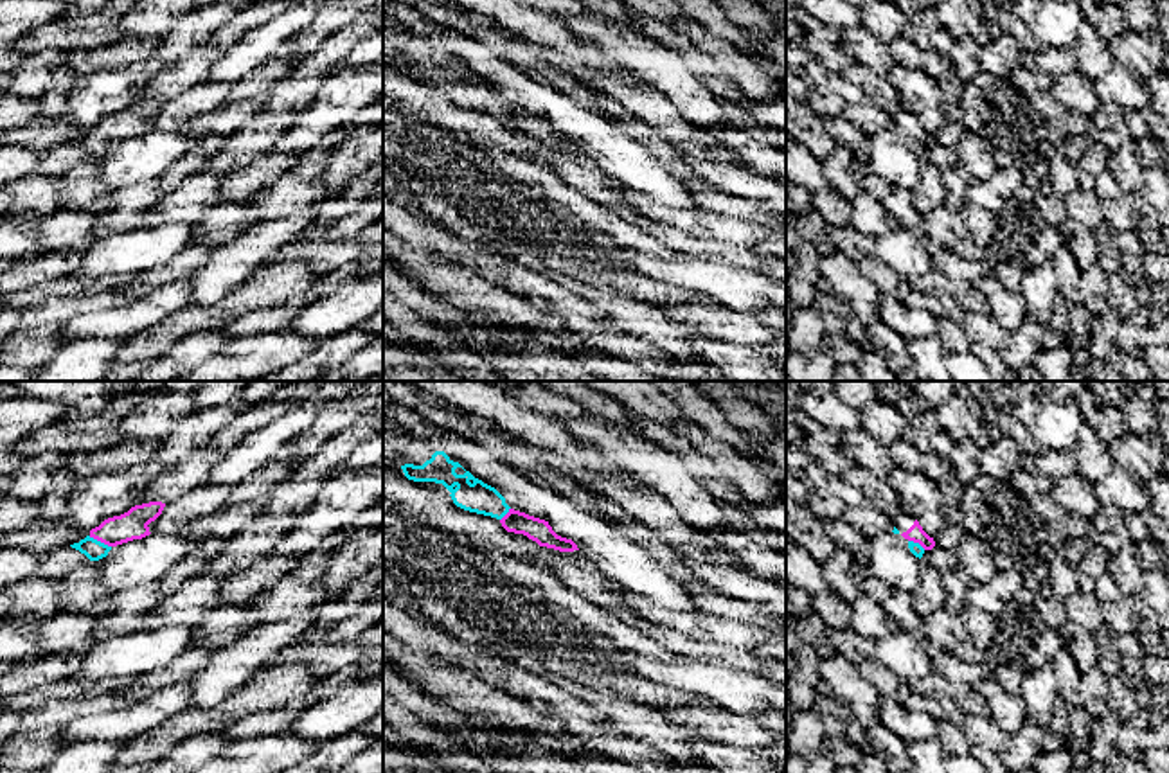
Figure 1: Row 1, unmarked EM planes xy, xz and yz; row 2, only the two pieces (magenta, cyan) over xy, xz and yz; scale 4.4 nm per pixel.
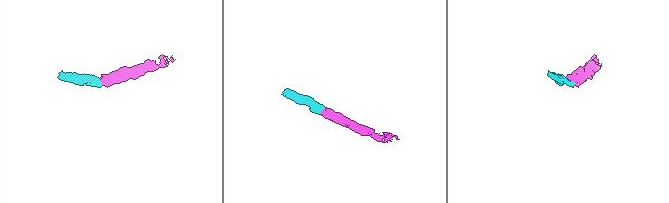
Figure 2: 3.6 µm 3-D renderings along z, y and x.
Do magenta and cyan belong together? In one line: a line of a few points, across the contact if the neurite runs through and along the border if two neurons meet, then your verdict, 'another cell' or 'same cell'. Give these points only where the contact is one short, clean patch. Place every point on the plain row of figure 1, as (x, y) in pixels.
line xy (133, 121), (112, 128), (99, 137), (92, 146); same cell

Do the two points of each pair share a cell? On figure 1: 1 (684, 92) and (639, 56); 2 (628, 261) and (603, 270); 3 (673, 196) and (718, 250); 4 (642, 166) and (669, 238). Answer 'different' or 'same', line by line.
1: same
2: different
3: different
4: different

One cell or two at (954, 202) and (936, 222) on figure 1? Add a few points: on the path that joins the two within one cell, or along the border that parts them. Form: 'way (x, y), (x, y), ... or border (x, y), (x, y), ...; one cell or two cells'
border (957, 213), (937, 205), (923, 216); two cells

